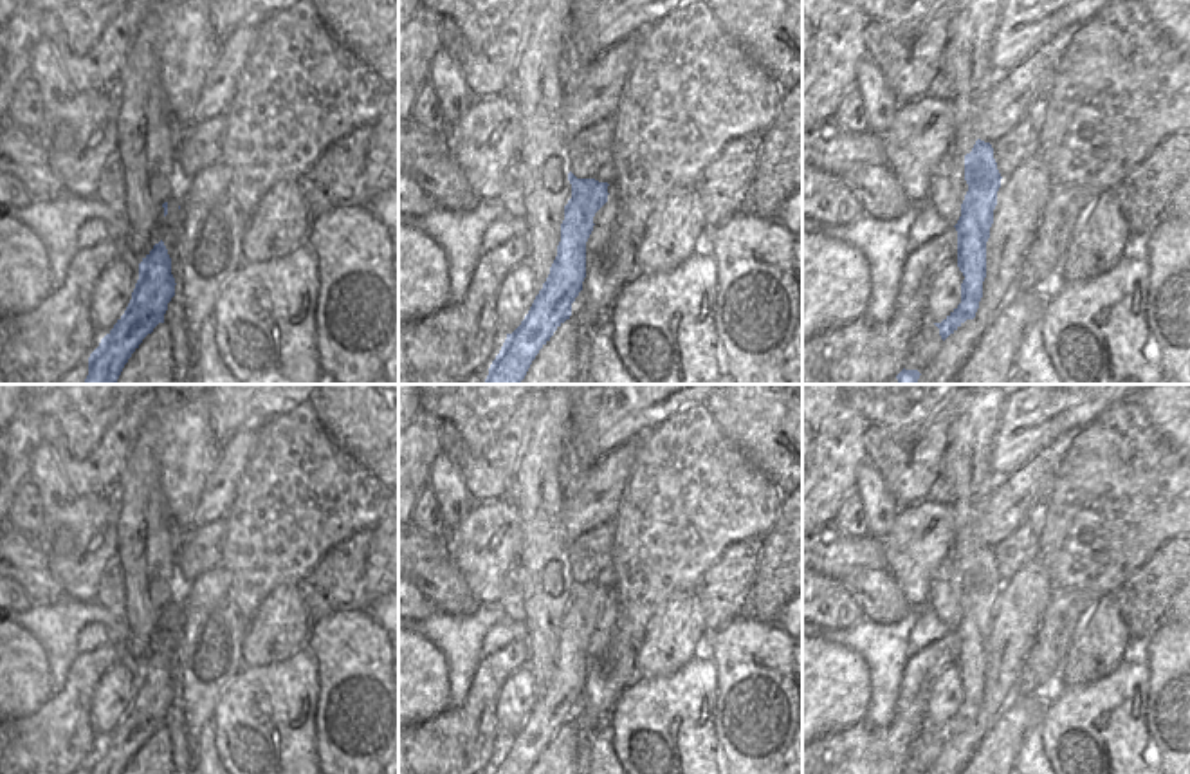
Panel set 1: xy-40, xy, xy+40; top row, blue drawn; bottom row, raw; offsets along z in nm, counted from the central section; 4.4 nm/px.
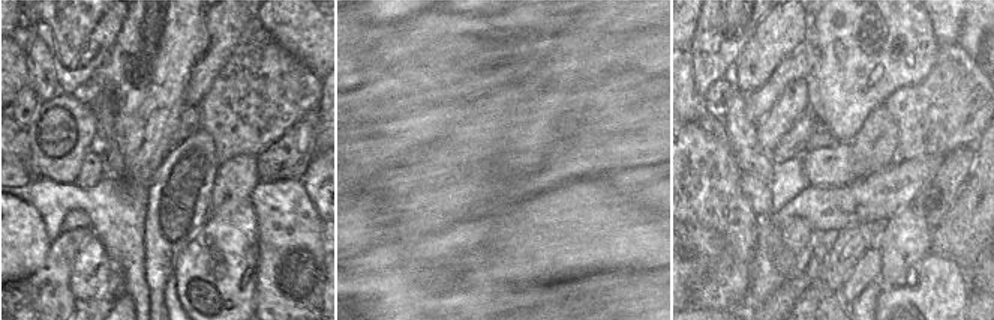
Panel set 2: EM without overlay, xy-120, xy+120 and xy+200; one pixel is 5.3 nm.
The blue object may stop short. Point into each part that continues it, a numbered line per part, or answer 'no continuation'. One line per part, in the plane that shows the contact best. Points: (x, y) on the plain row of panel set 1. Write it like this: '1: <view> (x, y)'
no continuation

